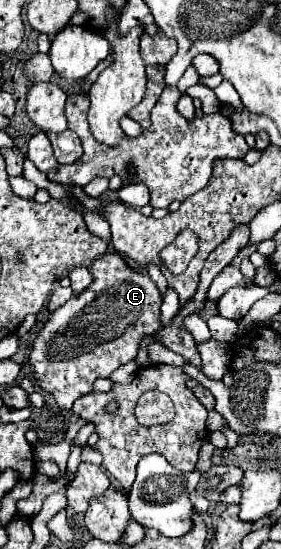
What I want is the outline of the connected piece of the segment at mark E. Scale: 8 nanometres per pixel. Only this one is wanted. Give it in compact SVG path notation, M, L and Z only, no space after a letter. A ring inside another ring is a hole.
M106 253L98 257L90 267L90 271L94 275L92 285L82 295L72 295L68 303L64 303L54 311L54 315L46 321L46 325L38 333L30 353L30 365L34 377L38 379L38 385L44 391L52 393L58 407L66 411L72 409L72 403L80 395L92 391L92 383L98 377L110 377L110 373L116 371L120 365L132 361L138 355L138 343L144 335L154 335L160 329L162 297L148 275L132 271L124 263L124 259L116 253Z

